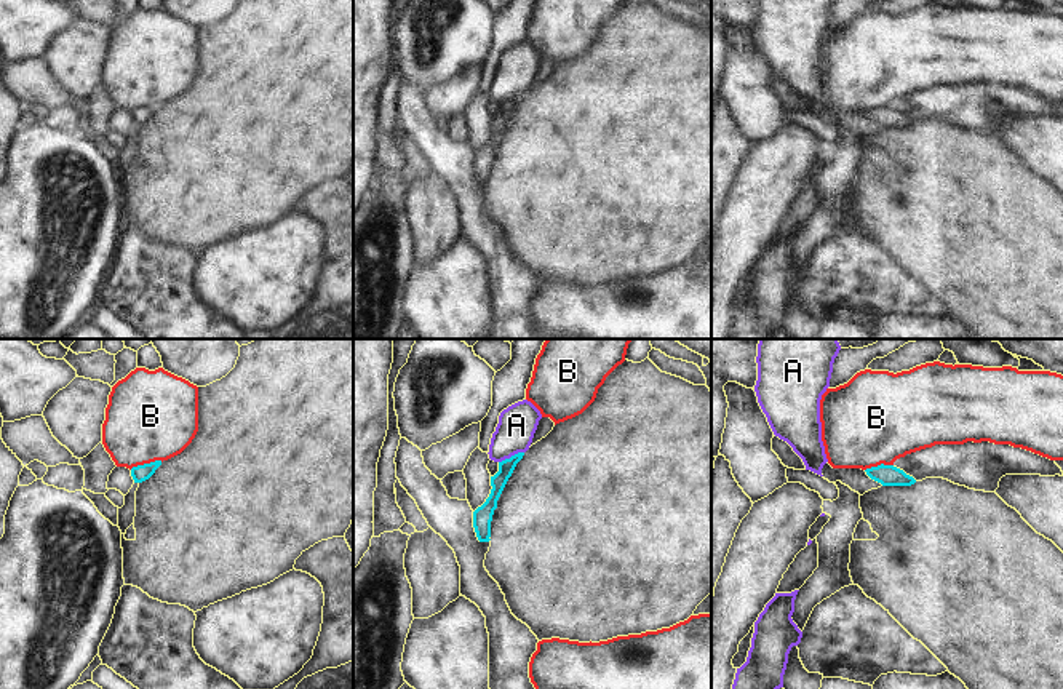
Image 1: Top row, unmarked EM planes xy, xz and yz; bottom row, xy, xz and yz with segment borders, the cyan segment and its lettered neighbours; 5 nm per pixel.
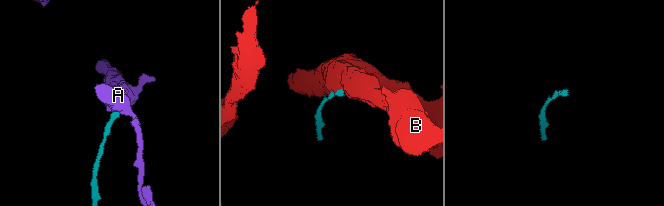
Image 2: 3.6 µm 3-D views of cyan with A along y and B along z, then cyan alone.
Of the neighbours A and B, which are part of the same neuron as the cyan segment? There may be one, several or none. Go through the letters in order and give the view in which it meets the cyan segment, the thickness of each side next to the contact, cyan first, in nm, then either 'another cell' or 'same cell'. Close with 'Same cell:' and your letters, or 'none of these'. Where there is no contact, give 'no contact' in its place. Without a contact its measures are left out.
A: meets cyan in xz; 80 nm thick on the cyan side, 190 nm on the other; another cell
B: meets cyan in xy; 90 nm thick on the cyan side, 460 nm on the other; another cell
Same cell: none of these

